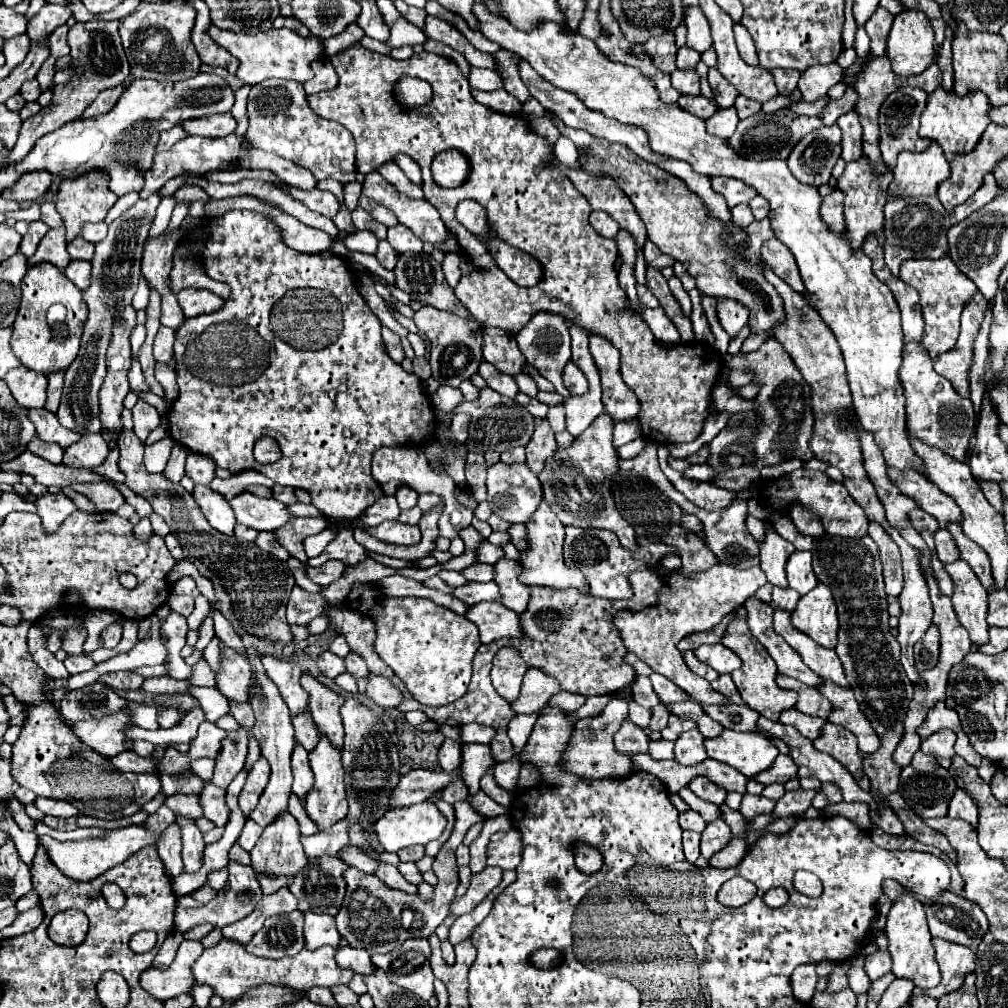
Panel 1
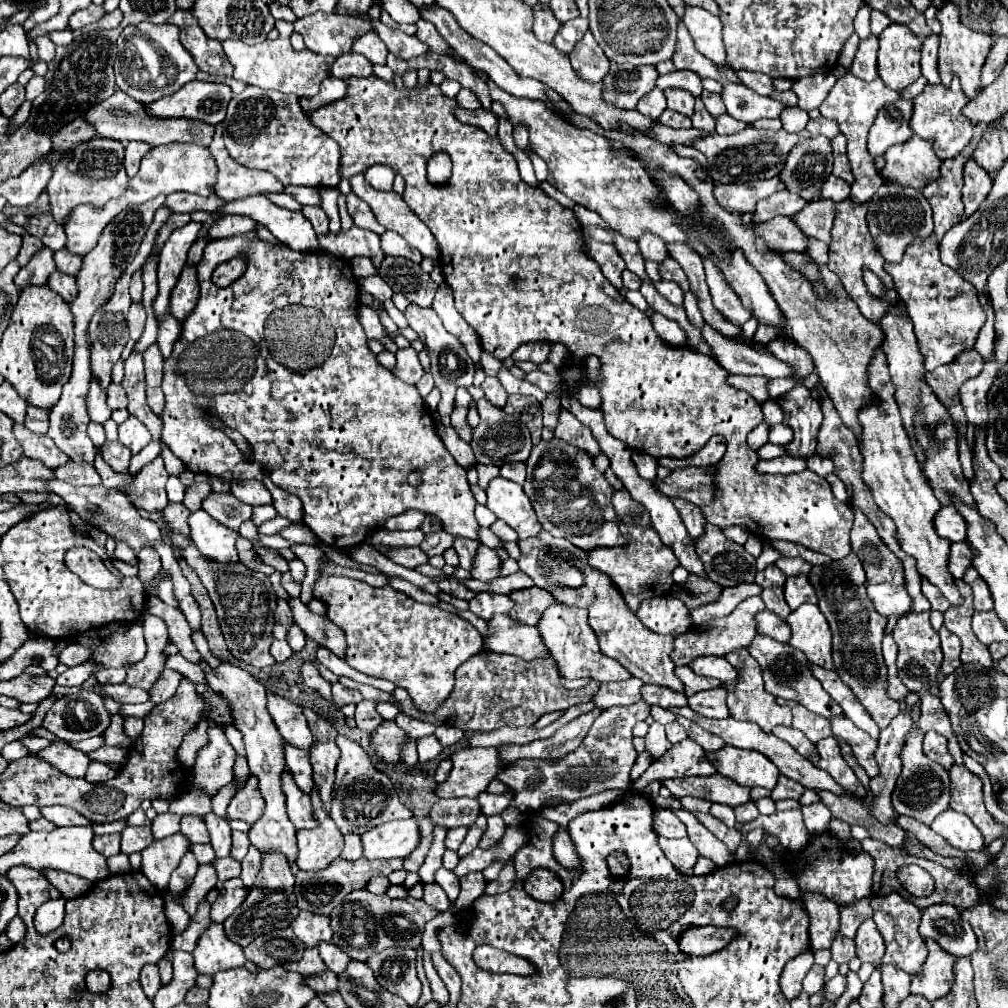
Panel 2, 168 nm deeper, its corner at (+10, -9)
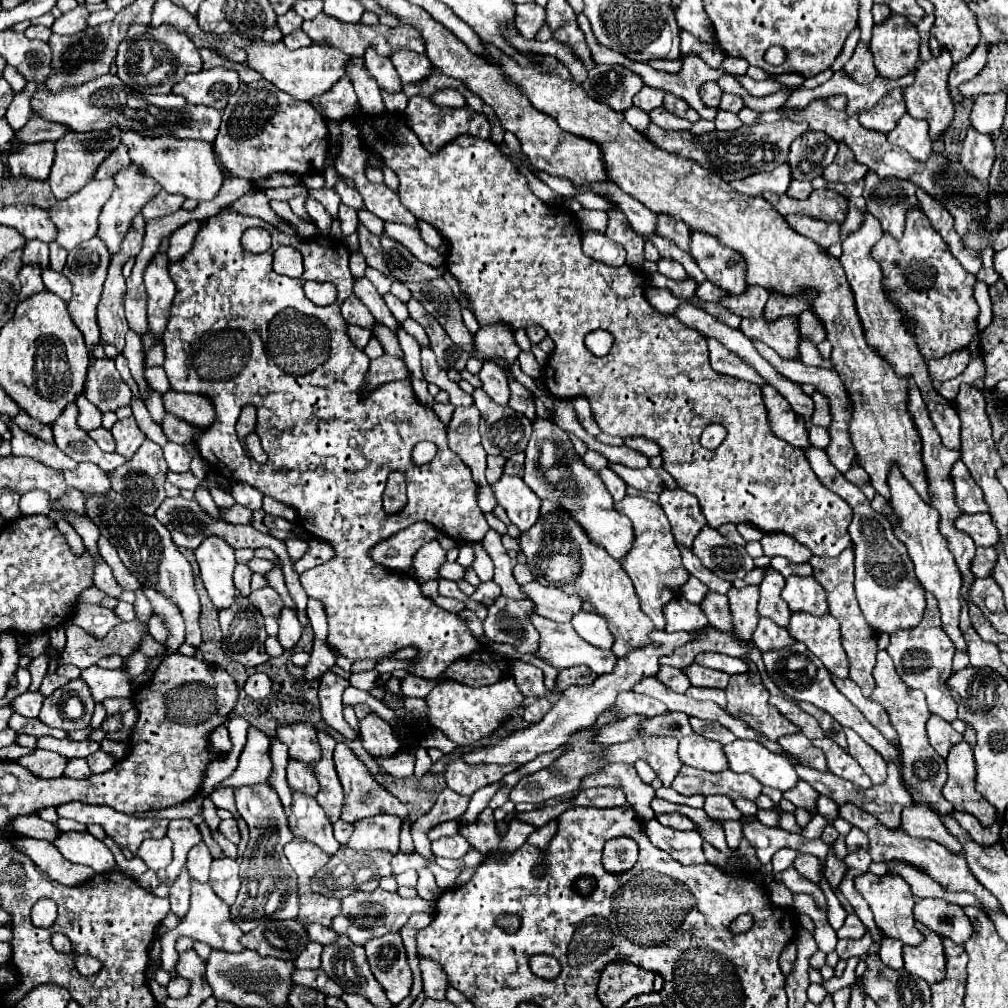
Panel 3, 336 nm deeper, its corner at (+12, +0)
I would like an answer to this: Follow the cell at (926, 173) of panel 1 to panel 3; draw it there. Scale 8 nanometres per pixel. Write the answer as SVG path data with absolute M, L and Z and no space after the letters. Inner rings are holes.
M905 113L897 127L887 133L889 143L903 147L913 159L925 161L933 153L933 141L929 137L929 123L923 119L913 119L909 113Z

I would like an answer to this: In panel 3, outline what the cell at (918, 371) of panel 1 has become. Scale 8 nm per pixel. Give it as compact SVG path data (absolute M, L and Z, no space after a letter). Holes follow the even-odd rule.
M961 461L953 463L951 483L953 483L953 489L955 489L957 505L961 505L961 511L965 511L965 513L987 511L983 491L981 491L979 485L975 485L975 481L969 475L969 469L965 467L965 463L961 463Z

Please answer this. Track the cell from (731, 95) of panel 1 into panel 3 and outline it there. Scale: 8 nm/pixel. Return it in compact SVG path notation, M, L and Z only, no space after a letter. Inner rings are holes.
M709 81L701 87L701 99L709 105L709 107L715 107L717 109L717 103L721 101L721 95L723 91L719 89L719 85L715 81Z

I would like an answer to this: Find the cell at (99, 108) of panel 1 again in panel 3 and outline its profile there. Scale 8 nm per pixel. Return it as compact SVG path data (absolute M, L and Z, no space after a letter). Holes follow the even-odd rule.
M29 119L29 123L15 135L23 143L43 143L43 141L57 141L67 133L69 127L61 127L61 123L47 123L47 119Z

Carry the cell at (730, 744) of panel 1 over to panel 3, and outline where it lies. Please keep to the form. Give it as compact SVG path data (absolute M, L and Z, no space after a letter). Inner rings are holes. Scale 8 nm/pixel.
M735 739L733 743L725 745L723 751L729 761L731 771L751 773L761 785L787 791L795 787L799 779L793 765L785 757L771 753L757 741Z

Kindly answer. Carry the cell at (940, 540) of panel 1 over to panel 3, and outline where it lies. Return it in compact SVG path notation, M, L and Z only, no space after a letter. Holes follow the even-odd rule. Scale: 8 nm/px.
M977 547L977 557L971 563L971 571L975 577L987 577L997 561L995 547Z

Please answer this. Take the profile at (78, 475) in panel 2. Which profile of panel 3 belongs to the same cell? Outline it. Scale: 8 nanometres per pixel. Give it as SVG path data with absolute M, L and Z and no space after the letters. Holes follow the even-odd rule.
M79 463L77 469L73 471L61 471L65 475L65 481L79 489L79 491L87 491L87 493L95 493L95 495L103 495L111 489L107 473L101 471L97 465L93 463Z

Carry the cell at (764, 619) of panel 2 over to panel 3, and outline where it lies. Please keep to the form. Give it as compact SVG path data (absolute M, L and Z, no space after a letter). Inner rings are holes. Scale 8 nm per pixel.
M759 617L757 629L753 633L753 643L761 649L761 651L769 651L769 649L781 649L793 643L793 637L789 635L787 629L779 627L777 623L773 623L771 619Z

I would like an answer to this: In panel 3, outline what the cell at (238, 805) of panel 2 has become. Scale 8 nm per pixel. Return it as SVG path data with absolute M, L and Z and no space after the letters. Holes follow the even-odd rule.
M257 783L255 787L239 787L235 791L235 805L239 815L245 819L251 831L249 845L241 863L241 889L237 901L231 905L231 917L243 933L253 931L259 923L277 919L295 919L299 911L297 875L285 859L283 847L293 839L287 827L287 815L281 807L277 793L267 783Z

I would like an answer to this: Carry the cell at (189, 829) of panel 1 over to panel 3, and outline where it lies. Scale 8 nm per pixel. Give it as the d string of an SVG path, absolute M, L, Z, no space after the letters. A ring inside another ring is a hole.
M181 869L181 875L177 877L177 881L171 885L171 895L169 895L169 901L171 901L171 911L179 917L185 917L187 911L189 911L189 871L187 869Z

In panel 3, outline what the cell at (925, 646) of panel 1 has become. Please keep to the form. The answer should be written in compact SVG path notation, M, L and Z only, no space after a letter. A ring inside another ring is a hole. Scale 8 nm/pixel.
M925 591L925 601L925 619L921 619L921 623L909 631L895 631L891 635L887 653L893 657L895 669L899 677L905 681L905 685L911 689L921 689L925 693L929 711L953 723L957 719L957 703L943 683L951 675L951 661L955 647L941 627L941 613L937 611L937 599L933 599L933 594Z

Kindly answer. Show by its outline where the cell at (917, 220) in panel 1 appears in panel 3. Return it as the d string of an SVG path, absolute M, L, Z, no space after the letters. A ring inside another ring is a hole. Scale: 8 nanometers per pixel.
M869 171L865 177L863 197L867 201L867 211L881 223L883 231L901 239L909 207L919 207L915 191L917 185L911 181L881 179Z

